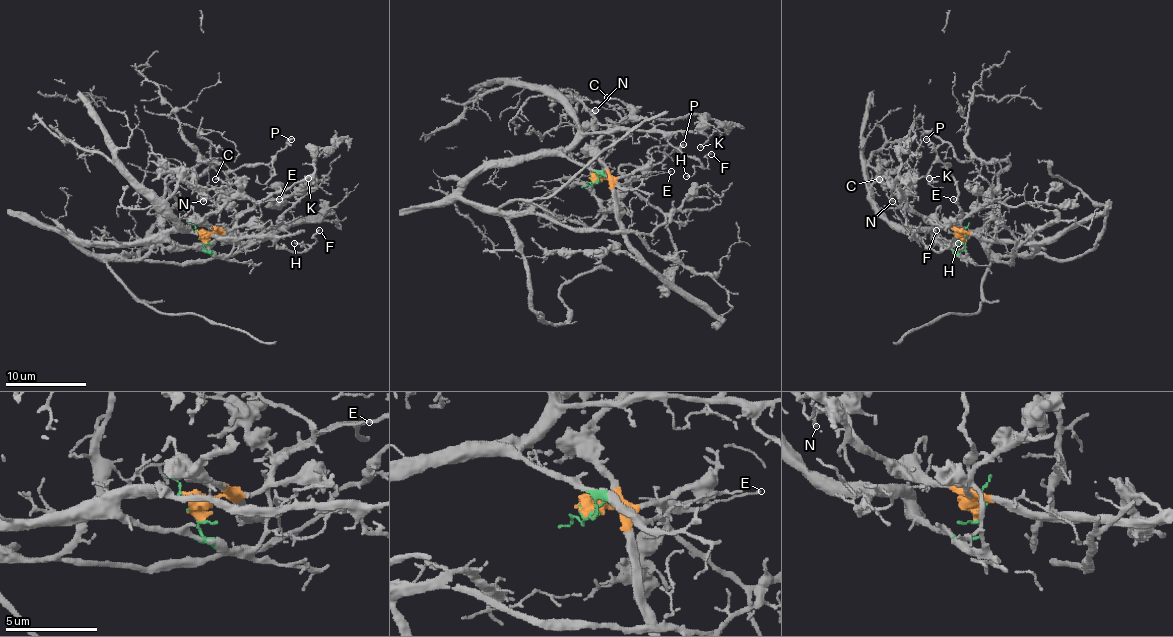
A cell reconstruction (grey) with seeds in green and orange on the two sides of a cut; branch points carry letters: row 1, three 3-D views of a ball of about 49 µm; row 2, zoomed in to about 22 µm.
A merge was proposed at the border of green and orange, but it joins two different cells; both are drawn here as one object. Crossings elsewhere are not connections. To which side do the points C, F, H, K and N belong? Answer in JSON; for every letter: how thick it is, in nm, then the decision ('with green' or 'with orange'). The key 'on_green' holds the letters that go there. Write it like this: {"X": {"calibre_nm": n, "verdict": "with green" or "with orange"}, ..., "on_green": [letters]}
{"C": {"calibre_nm": 140, "verdict": "with orange"}, "F": {"calibre_nm": 100, "verdict": "with green"}, "H": {"calibre_nm": 110, "verdict": "with green"}, "K": {"calibre_nm": 160, "verdict": "with orange"}, "N": {"calibre_nm": 160, "verdict": "with orange"}, "on_green": ["F", "H"]}

